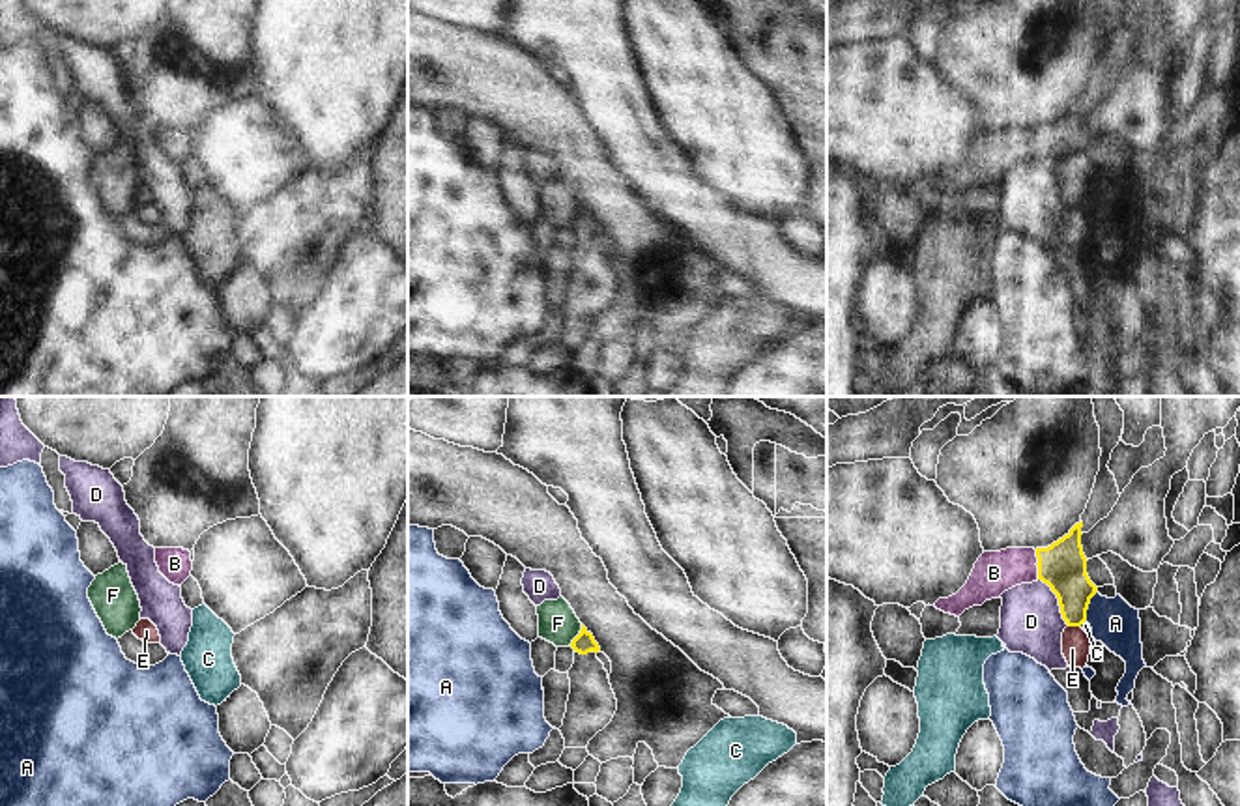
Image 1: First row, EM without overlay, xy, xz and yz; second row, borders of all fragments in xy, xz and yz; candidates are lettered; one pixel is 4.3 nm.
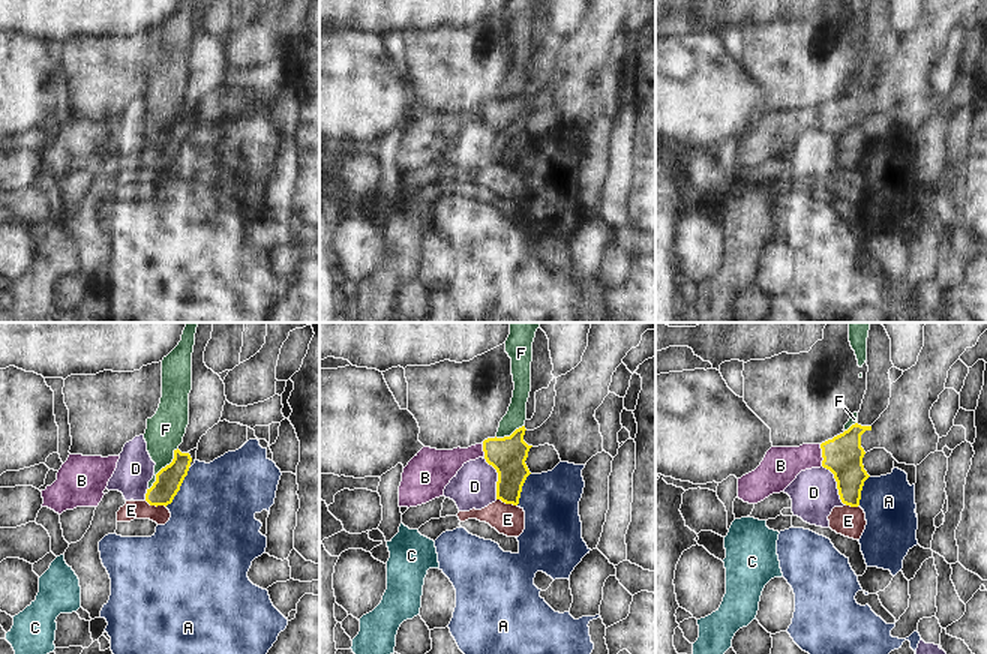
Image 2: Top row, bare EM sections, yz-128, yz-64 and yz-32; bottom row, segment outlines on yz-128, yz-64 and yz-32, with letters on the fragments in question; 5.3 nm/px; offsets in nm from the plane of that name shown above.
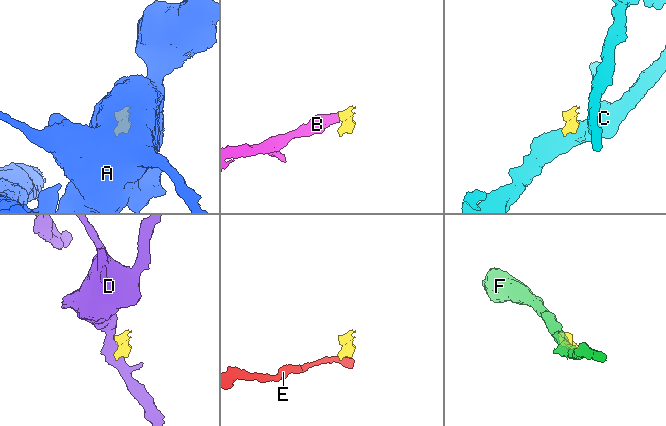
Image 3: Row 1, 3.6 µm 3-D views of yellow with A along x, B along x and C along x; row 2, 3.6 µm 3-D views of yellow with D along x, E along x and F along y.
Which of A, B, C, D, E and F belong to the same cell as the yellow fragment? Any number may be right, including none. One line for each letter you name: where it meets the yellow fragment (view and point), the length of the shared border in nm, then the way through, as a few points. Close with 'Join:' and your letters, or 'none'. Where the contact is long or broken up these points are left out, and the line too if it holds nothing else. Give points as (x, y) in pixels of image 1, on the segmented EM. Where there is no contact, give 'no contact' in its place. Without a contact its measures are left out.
B: meets yellow in yz at (1038, 565); contact 130 nm long; runs through yz (1063, 565), (1038, 565), (1014, 565), (994, 573)
Join: B

